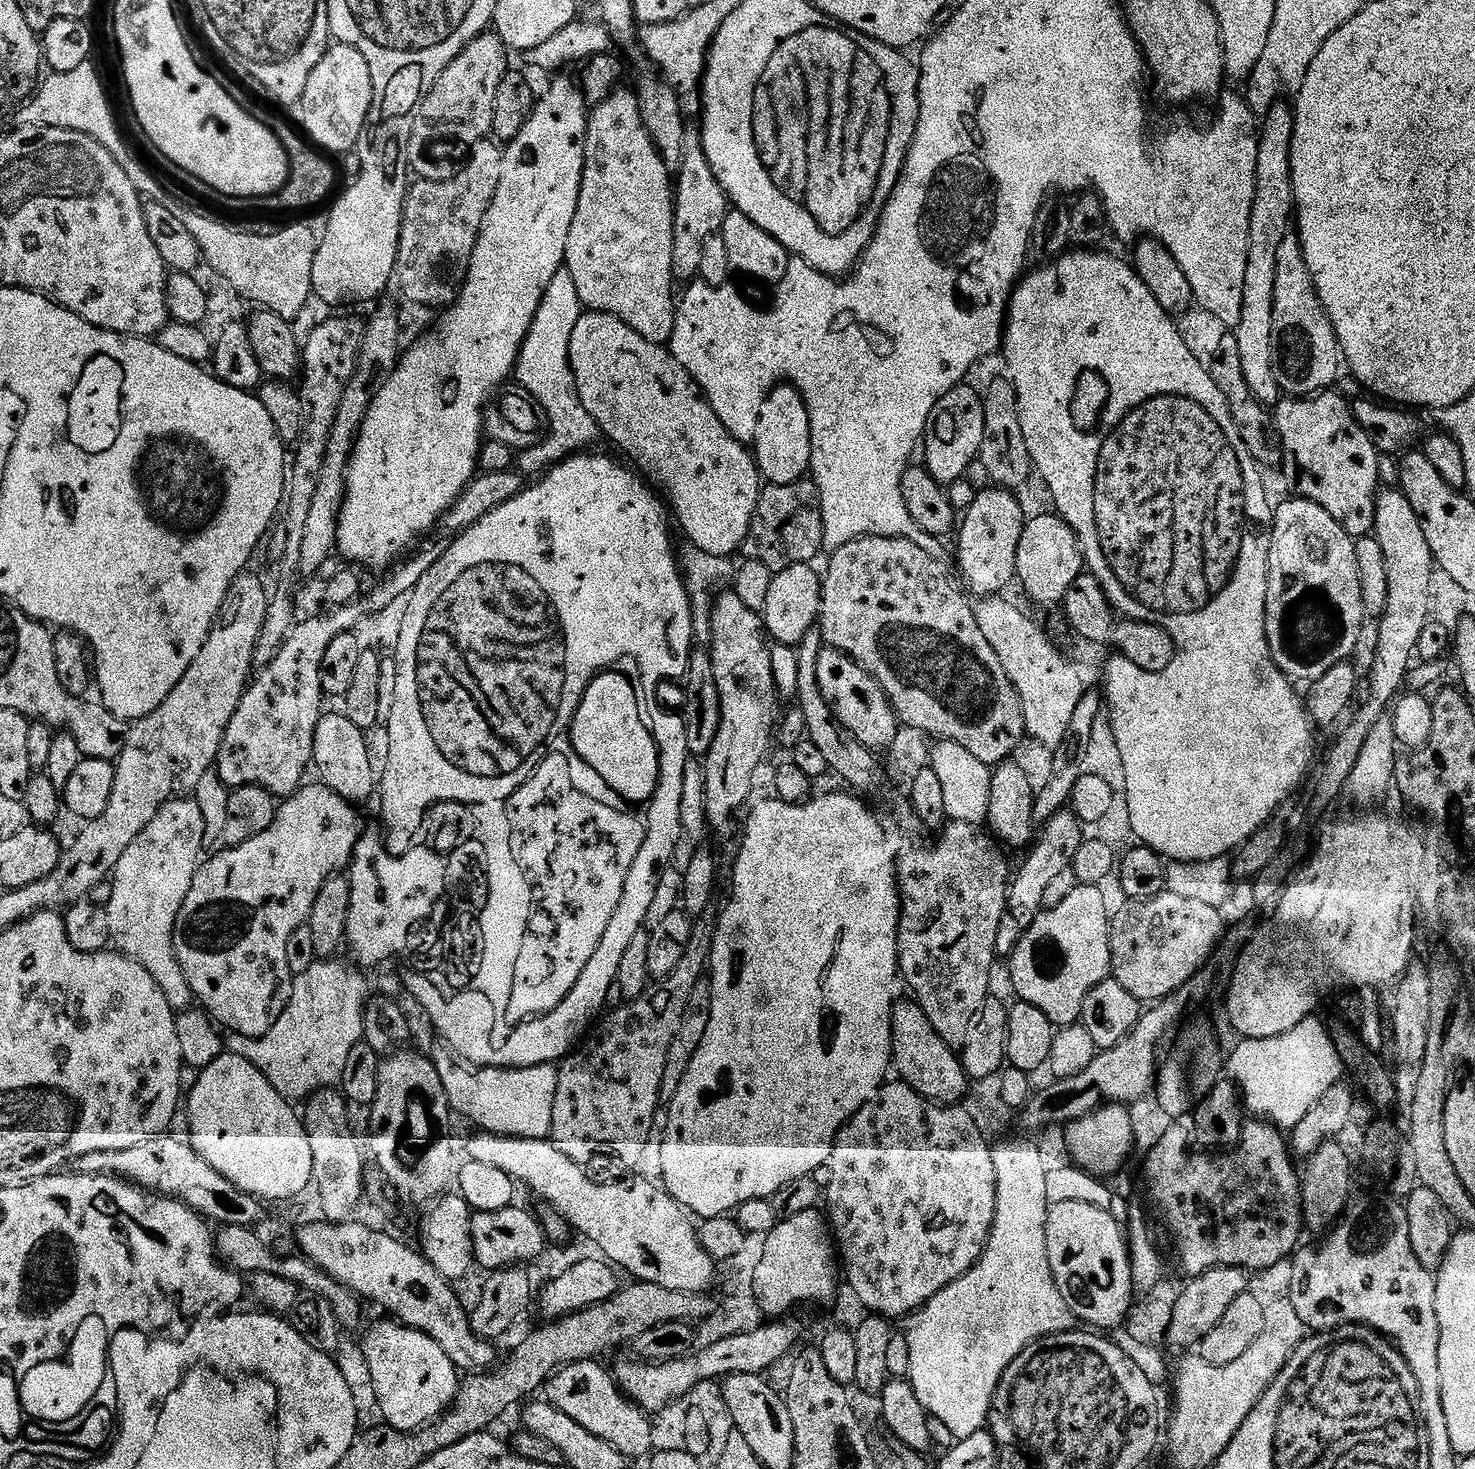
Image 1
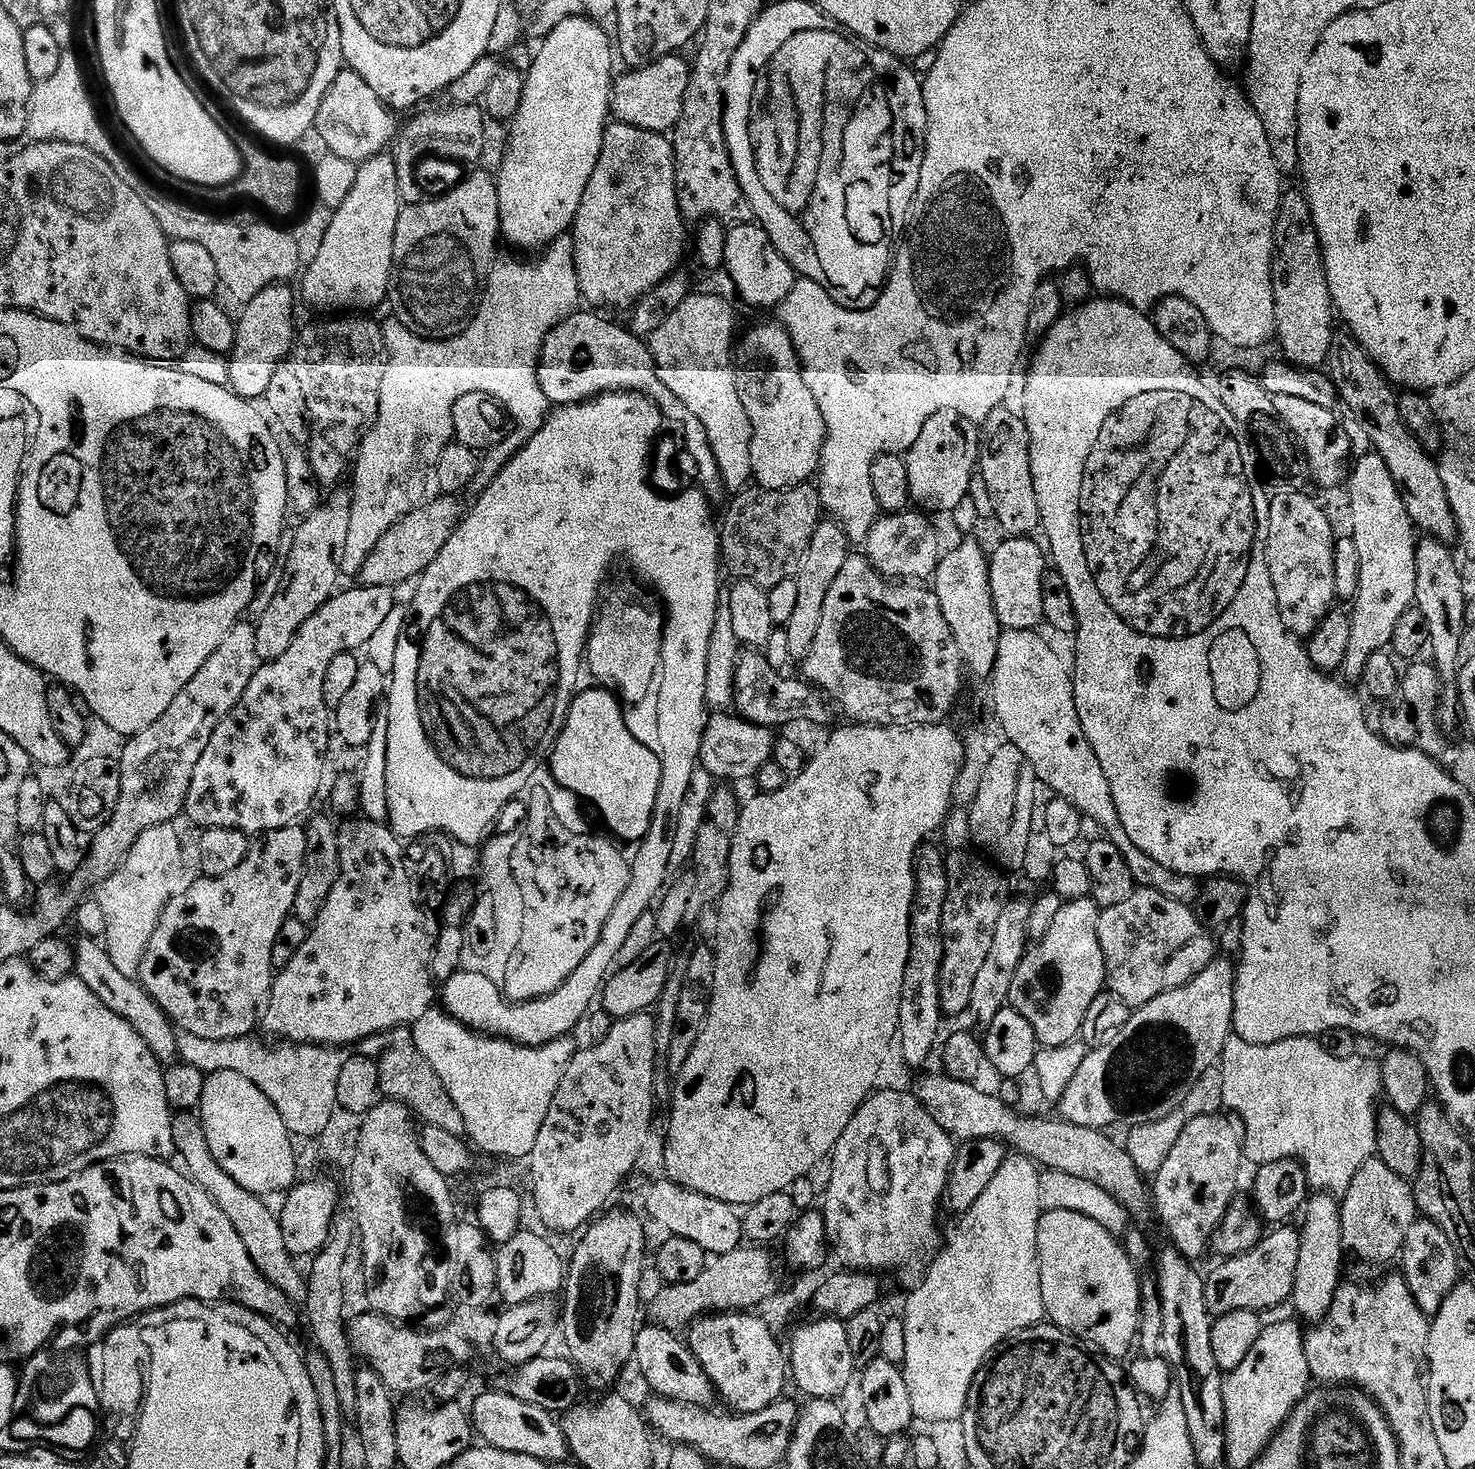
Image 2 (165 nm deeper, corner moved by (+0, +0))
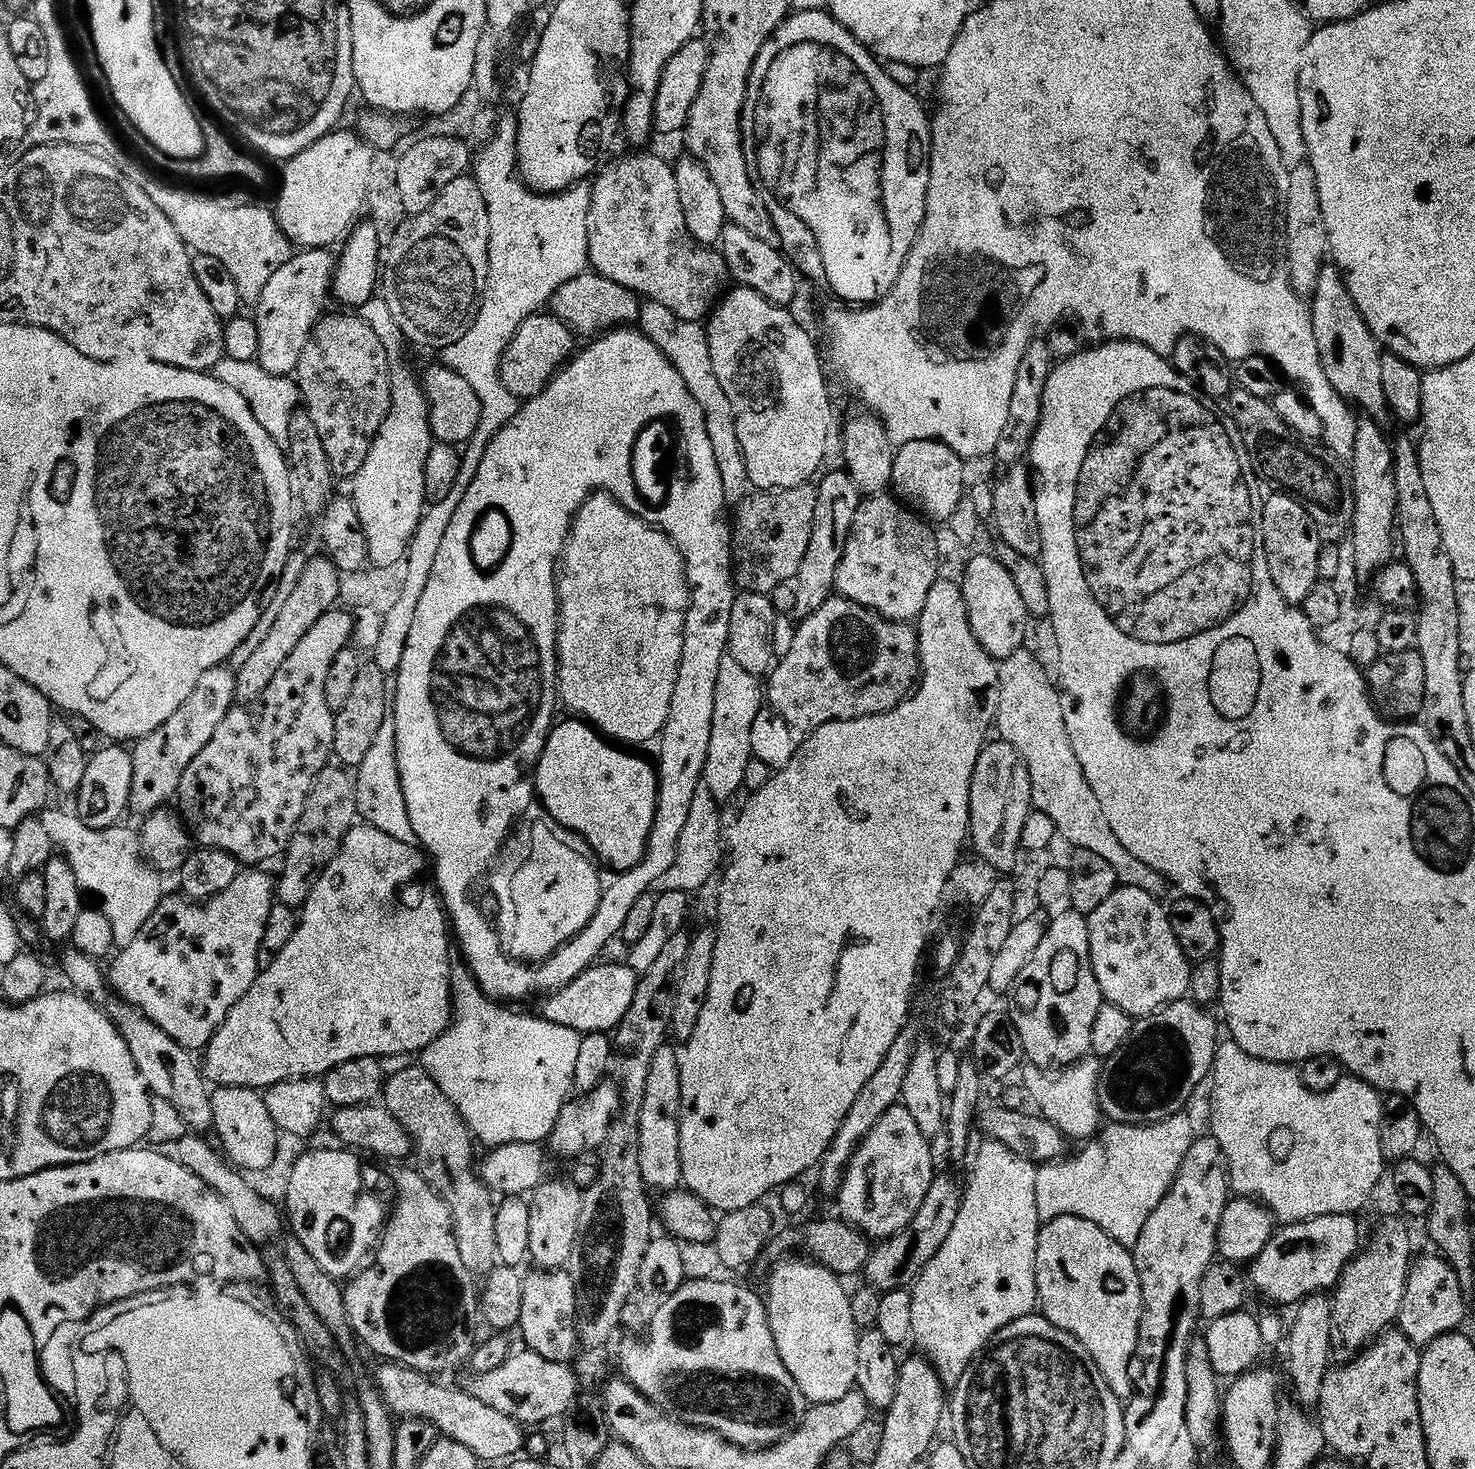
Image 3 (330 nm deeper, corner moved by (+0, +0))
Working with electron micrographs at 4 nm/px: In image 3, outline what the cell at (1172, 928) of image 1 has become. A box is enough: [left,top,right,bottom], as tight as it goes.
[1088,886,1193,1018]

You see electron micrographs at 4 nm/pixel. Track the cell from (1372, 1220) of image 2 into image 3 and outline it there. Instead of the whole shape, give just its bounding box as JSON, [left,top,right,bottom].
[1331,1216,1414,1359]

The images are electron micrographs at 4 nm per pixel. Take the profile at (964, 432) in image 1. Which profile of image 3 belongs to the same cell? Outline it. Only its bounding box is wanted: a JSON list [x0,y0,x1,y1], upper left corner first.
[892,440,966,522]

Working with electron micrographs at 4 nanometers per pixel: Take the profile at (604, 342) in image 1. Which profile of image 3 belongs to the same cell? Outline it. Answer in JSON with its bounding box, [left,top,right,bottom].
[500,314,578,402]

